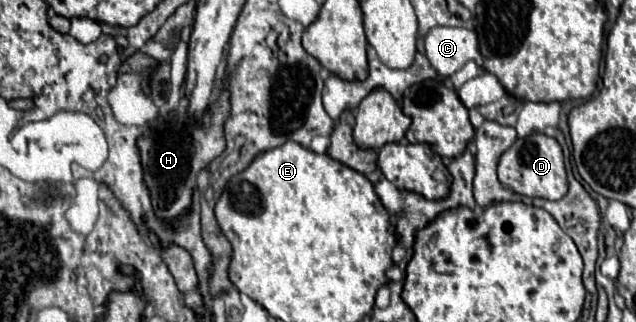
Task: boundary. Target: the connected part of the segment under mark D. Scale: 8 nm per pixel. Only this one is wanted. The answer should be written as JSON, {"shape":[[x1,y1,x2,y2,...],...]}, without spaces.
{"shape":[[531,134,527,138,517,138,513,146,501,154,499,180,503,186,523,196,547,198,547,200,563,198,563,194,567,194,567,174,559,142,545,134]]}

